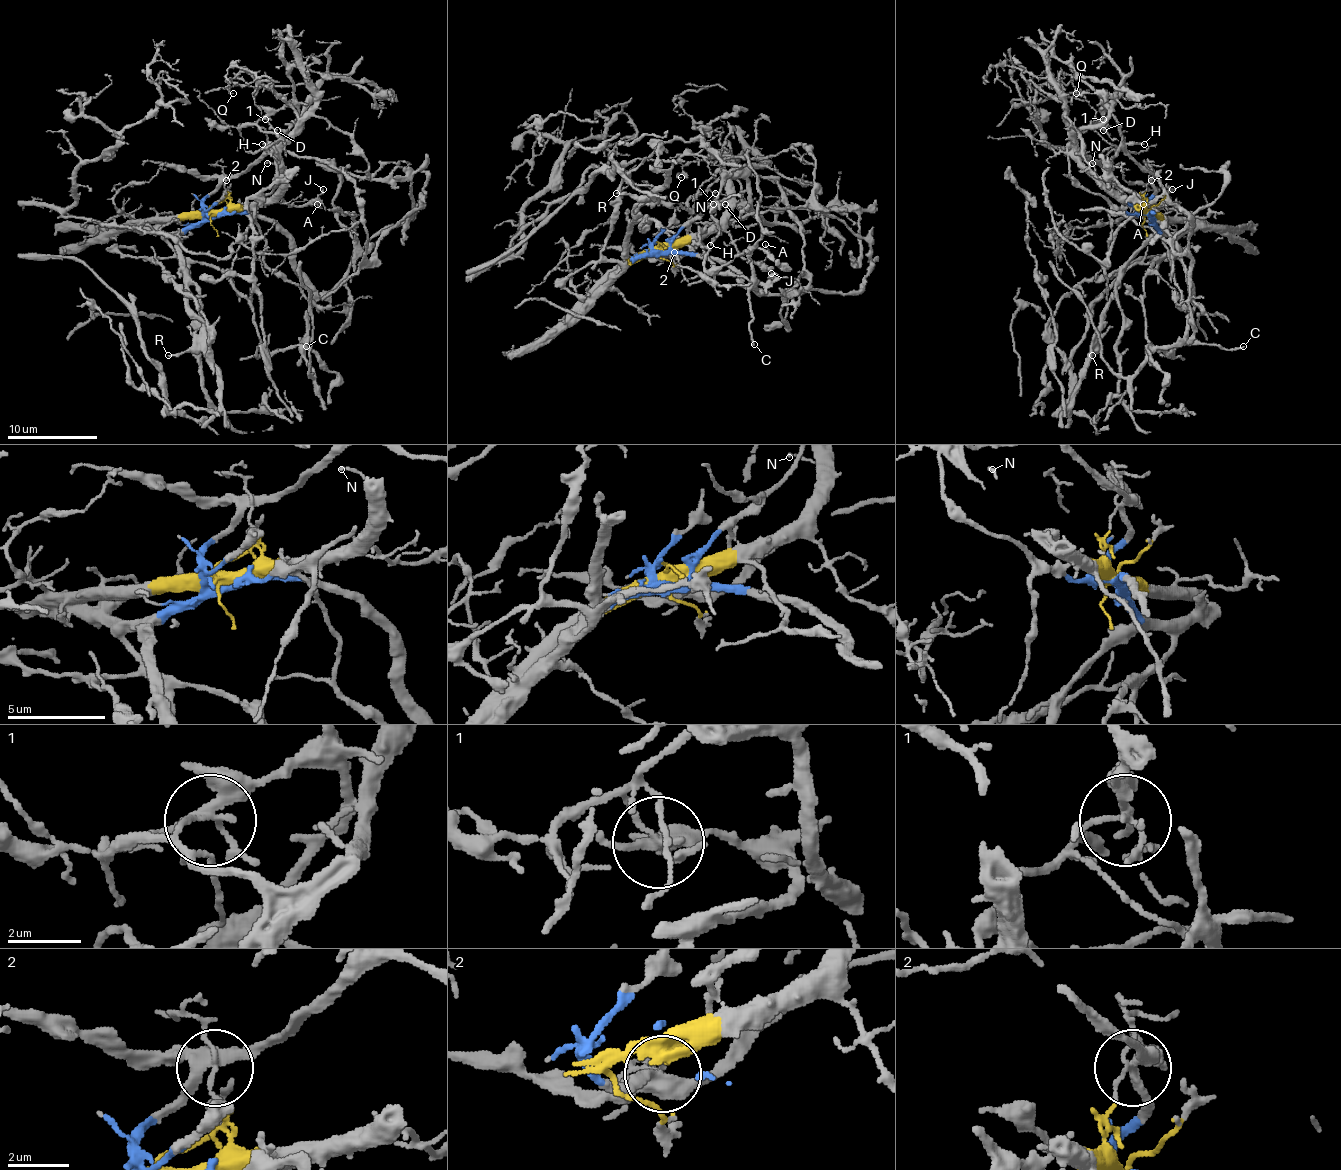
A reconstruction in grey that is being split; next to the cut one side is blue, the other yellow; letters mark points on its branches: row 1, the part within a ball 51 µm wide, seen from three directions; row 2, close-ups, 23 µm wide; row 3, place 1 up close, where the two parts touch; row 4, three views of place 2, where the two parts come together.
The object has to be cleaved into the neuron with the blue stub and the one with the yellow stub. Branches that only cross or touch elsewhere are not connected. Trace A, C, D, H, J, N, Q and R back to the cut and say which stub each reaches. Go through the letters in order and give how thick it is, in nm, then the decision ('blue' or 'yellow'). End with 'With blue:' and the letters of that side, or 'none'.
A: 100 nm thick; yellow
C: 170 nm thick; blue
D: 160 nm thick; yellow
H: 180 nm thick; blue
J: 100 nm thick; yellow
N: 140 nm thick; yellow
Q: 130 nm thick; yellow
R: 200 nm thick; blue
With blue: C, H, R

